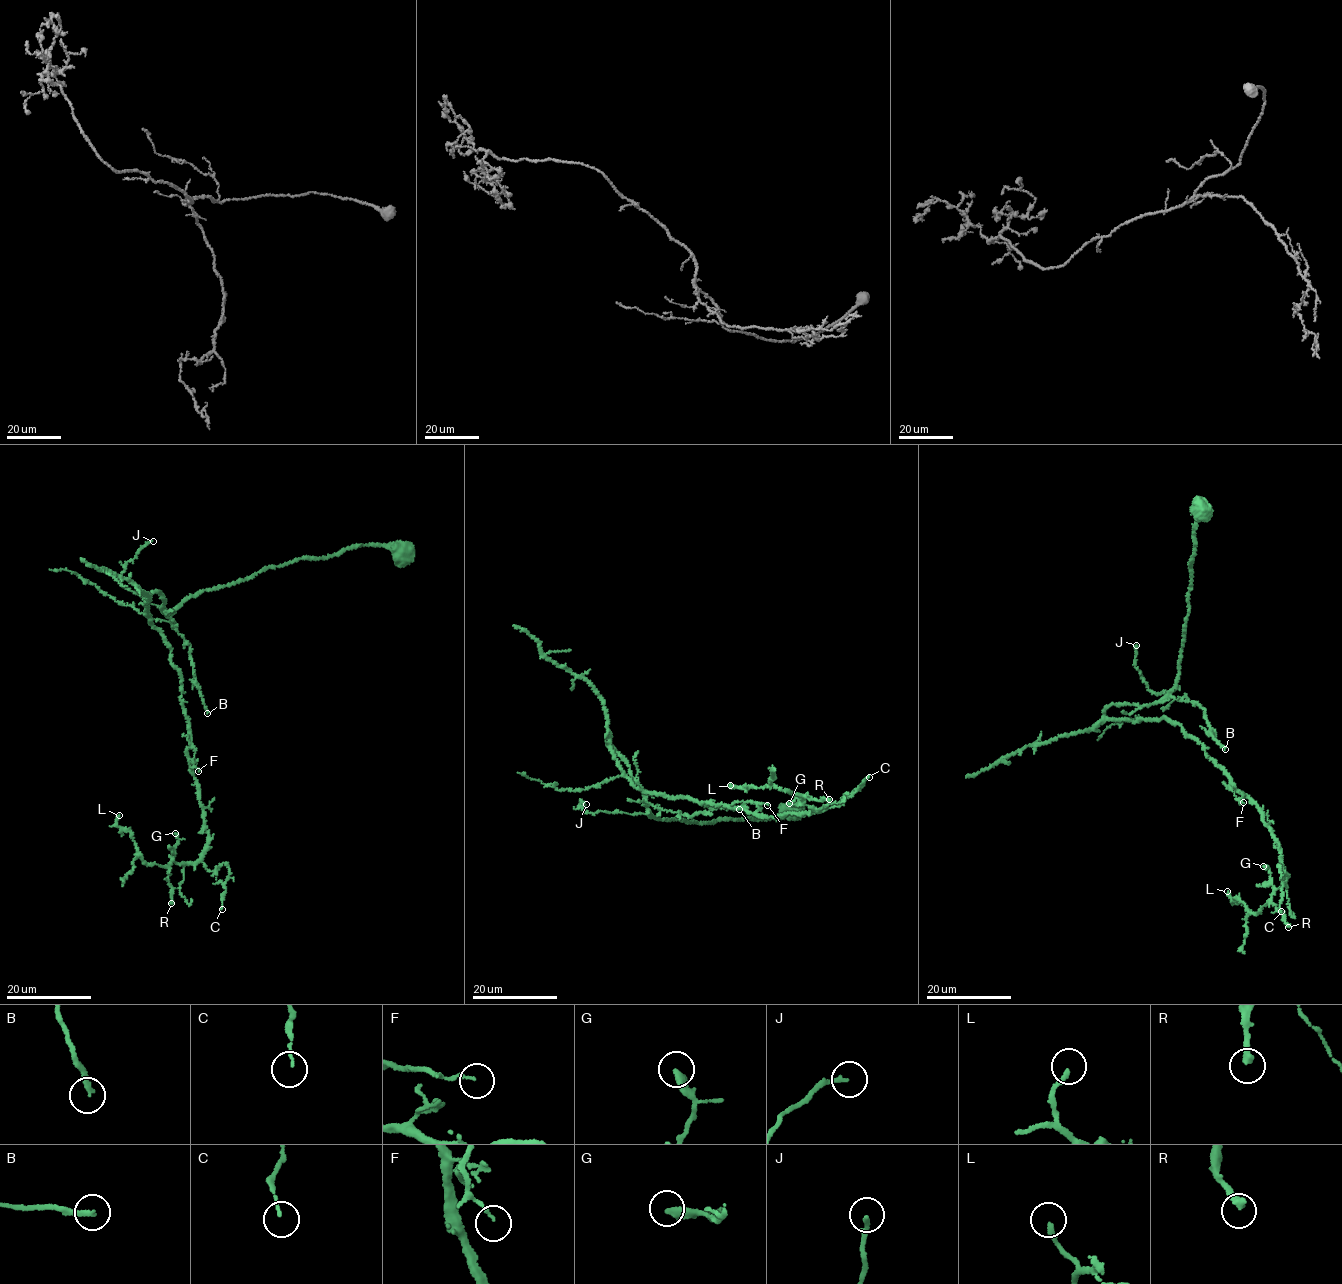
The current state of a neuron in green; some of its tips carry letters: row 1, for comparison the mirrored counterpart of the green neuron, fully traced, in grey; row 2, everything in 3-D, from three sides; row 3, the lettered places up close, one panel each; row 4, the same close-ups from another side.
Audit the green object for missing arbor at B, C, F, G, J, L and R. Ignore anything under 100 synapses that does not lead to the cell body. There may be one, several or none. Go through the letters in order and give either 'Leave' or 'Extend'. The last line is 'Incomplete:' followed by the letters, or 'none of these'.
B: Leave
C: Leave
F: Leave
G: Leave
J: Leave
L: Leave
R: Leave
Incomplete: none of these

